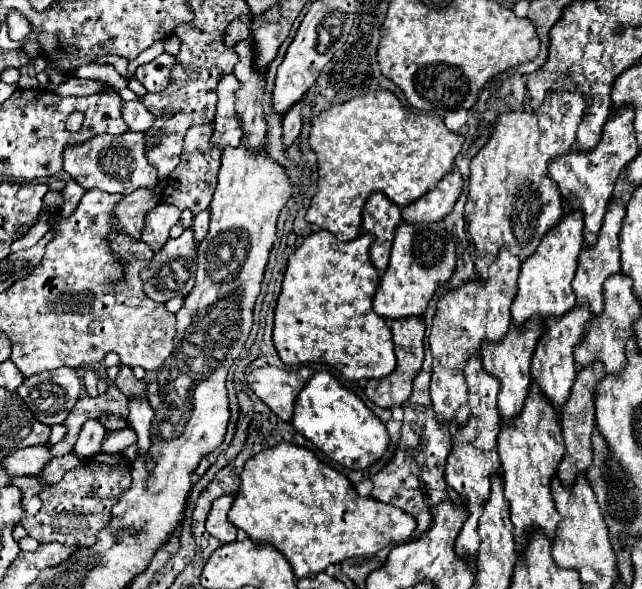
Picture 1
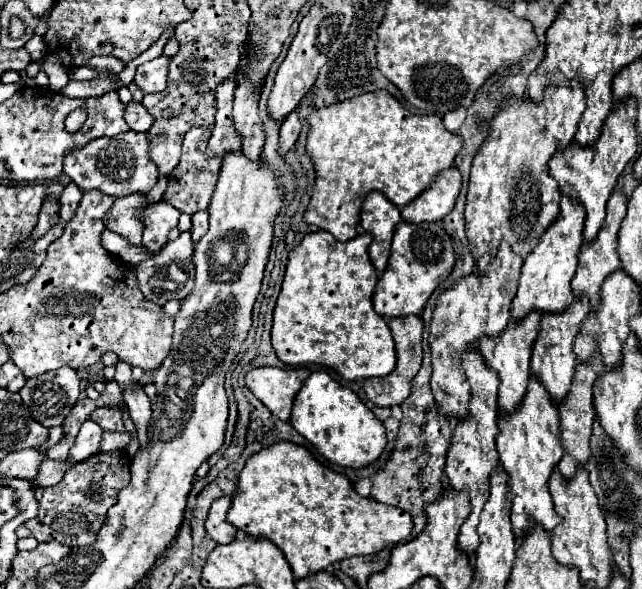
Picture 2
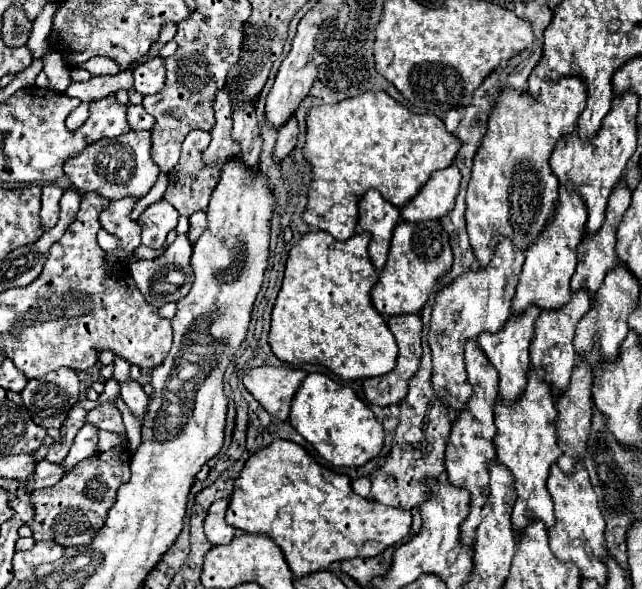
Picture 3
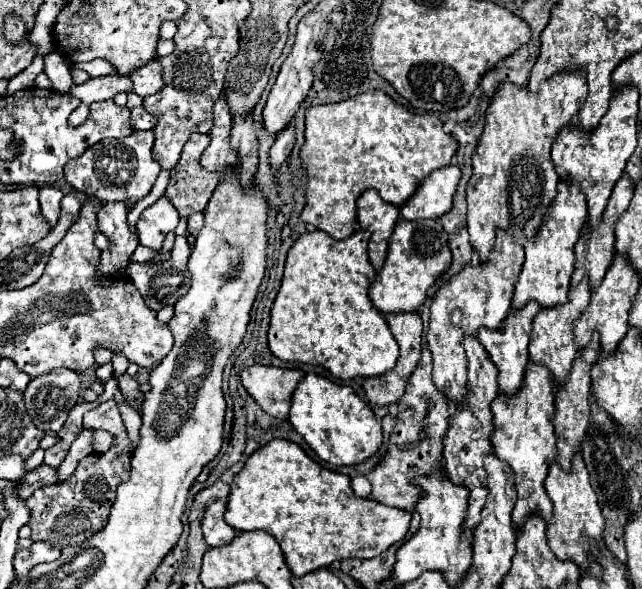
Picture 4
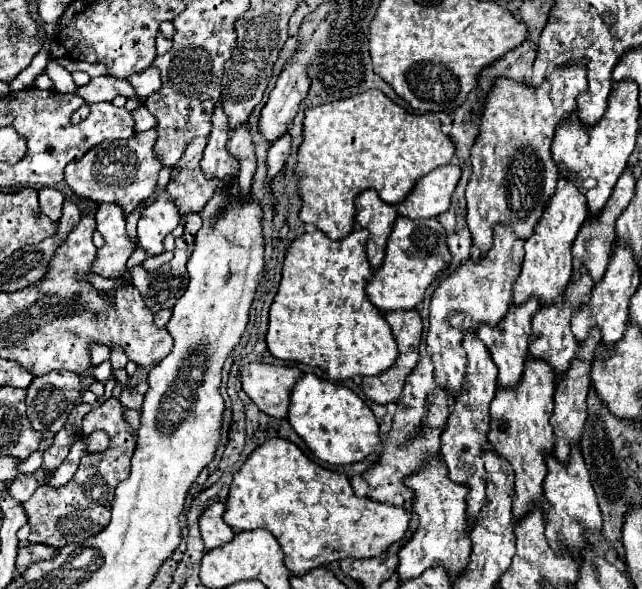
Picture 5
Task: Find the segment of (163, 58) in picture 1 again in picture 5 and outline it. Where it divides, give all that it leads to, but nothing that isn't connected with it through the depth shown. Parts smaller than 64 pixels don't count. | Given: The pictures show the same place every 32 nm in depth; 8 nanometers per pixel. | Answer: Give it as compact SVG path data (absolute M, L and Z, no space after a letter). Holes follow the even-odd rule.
M150 64L150 68L146 72L132 74L128 80L130 80L130 84L134 86L134 90L136 90L136 94L140 98L146 98L148 94L160 90L160 84L162 84L160 72L158 72L158 68L154 64Z

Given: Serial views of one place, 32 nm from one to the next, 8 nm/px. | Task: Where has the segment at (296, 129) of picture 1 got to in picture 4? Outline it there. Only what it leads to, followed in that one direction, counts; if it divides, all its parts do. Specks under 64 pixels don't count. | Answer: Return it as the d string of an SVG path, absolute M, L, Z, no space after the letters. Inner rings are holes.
M290 122L288 128L284 128L278 136L276 136L276 142L270 150L270 164L274 170L280 168L280 164L290 156L292 148L294 148L294 142L296 142L296 132L294 132L294 122Z

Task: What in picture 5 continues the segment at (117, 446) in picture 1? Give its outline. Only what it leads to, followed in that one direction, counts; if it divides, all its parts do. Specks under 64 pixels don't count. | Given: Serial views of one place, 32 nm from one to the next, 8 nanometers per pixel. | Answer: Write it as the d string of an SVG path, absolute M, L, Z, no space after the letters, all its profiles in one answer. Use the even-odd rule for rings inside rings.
M96 430L90 434L90 442L88 442L88 452L104 452L110 444L110 436L102 430Z

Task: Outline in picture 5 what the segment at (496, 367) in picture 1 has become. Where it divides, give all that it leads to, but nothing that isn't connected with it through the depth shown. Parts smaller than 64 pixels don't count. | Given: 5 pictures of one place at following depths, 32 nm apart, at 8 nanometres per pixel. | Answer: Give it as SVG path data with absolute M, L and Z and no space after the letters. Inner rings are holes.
M536 298L520 304L520 306L510 306L508 310L508 316L504 316L504 320L496 326L496 328L490 328L486 324L482 324L476 334L478 338L484 342L484 346L488 348L494 364L498 366L498 384L500 388L516 388L520 378L522 378L522 370L524 370L524 364L526 364L526 358L528 358L528 338L530 338L530 322L532 322L532 316L534 312L540 310L540 304Z

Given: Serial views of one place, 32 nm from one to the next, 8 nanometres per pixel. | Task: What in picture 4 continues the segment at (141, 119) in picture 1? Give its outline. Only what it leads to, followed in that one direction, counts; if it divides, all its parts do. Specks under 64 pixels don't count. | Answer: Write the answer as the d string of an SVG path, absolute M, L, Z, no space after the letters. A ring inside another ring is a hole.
M142 106L130 110L130 124L134 130L152 130L156 126L156 118L148 114Z

